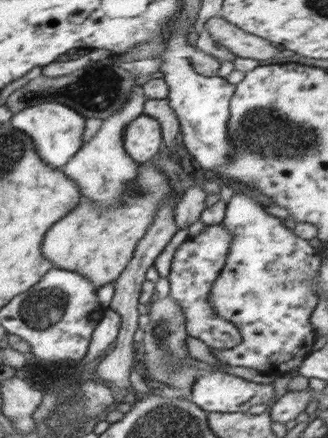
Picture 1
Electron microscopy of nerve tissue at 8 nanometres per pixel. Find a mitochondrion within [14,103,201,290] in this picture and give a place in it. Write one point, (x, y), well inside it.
(137, 191)

